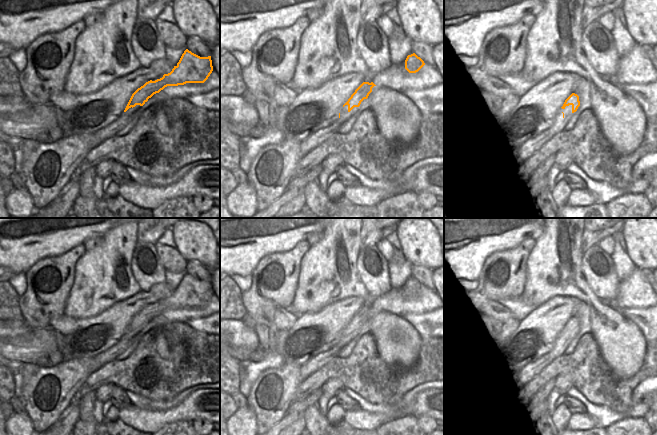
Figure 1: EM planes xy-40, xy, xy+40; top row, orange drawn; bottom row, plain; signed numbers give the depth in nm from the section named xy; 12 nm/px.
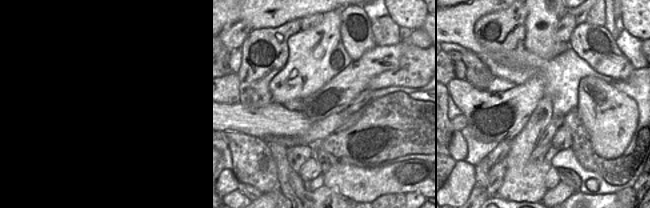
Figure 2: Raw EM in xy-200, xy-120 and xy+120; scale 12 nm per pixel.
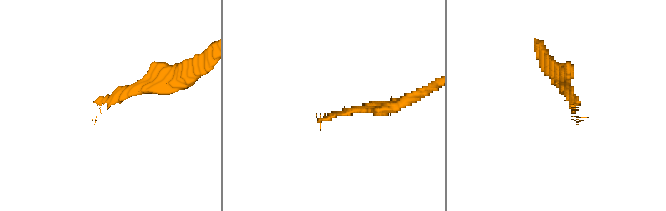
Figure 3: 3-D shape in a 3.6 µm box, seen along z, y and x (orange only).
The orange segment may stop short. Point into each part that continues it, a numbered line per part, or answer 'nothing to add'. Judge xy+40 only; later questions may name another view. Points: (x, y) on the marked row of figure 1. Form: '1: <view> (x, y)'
1: xy+40 (558, 117)

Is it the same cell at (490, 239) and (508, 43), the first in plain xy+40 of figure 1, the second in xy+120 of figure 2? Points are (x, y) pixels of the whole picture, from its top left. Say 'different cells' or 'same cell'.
different cells

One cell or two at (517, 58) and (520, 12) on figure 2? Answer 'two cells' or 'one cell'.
two cells

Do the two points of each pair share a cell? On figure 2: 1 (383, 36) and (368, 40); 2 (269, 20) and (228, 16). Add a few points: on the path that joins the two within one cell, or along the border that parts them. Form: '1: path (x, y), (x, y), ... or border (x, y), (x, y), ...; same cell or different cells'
1: border (371, 24), (373, 36), (377, 44); different cells
2: path (259, 15), (238, 15); same cell

